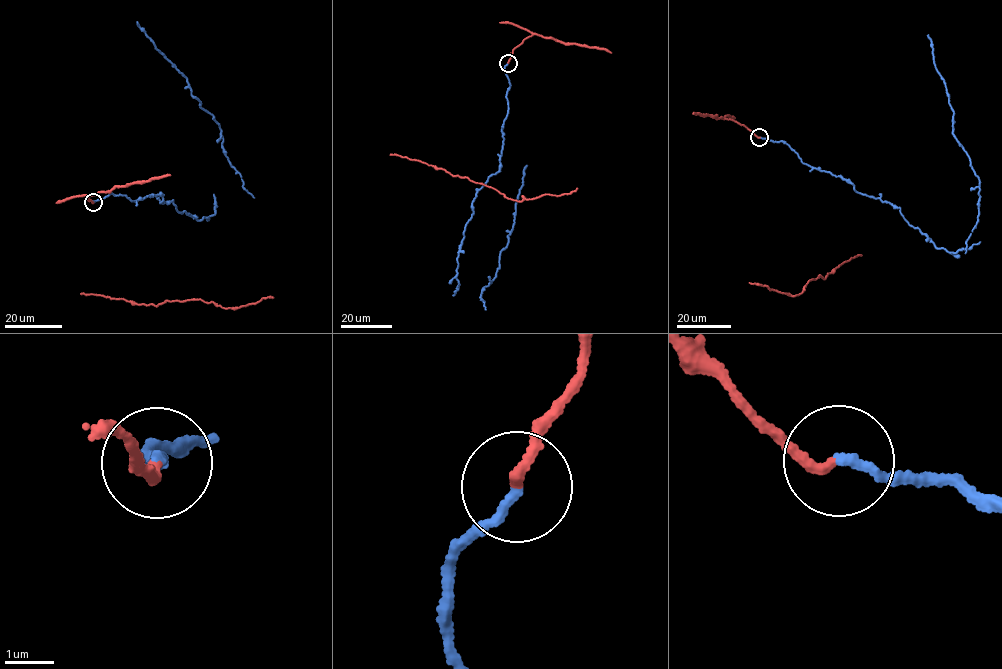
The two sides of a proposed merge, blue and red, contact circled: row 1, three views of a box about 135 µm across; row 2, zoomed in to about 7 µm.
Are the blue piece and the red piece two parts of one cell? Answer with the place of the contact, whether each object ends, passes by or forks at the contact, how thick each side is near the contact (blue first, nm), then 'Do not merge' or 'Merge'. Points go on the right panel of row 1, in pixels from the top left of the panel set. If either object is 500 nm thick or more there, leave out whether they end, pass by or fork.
Place: (759, 137). At the ring blue ends. At the ring red ends. Thickness 190 nm (blue) against 190 nm. Merge

